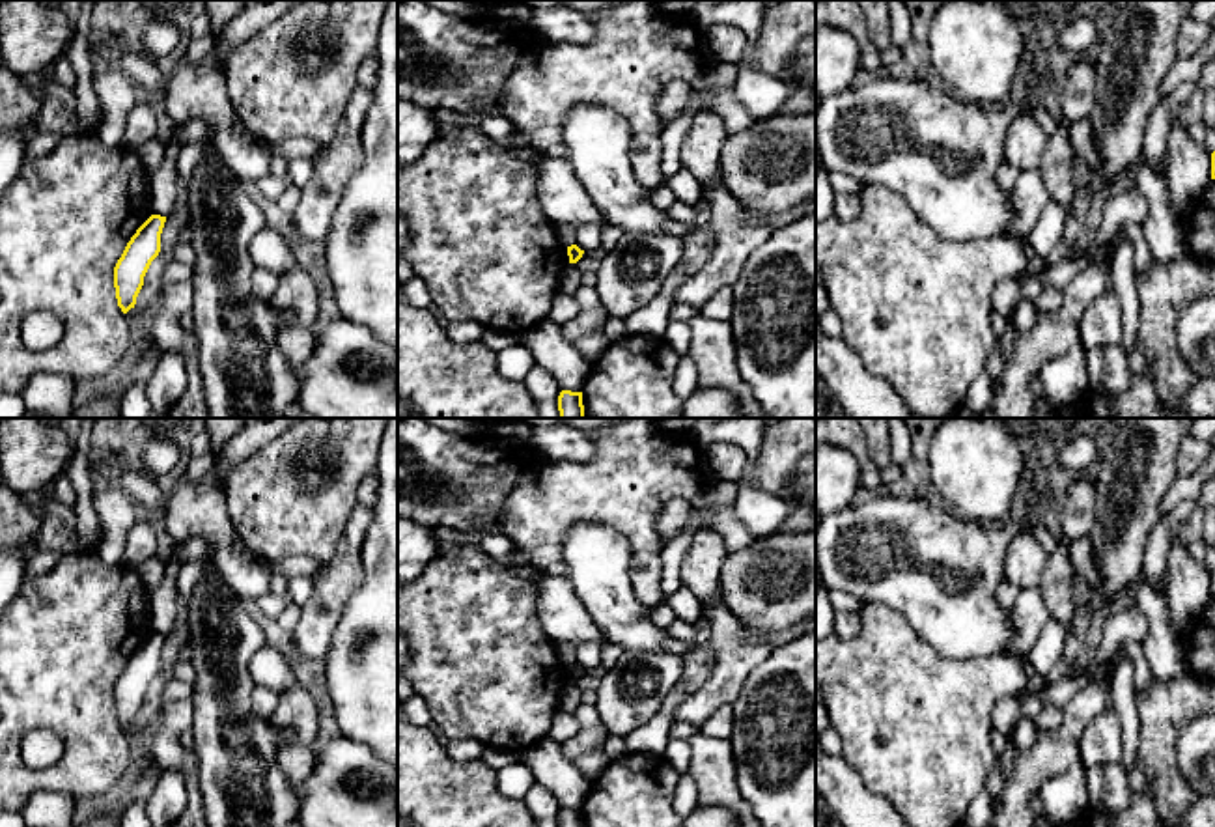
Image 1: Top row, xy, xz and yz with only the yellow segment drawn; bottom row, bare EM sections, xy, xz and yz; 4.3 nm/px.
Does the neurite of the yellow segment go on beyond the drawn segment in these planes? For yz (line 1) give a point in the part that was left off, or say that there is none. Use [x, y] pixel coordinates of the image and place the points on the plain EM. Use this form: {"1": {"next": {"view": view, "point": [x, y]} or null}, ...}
{"1": {"next": null}}

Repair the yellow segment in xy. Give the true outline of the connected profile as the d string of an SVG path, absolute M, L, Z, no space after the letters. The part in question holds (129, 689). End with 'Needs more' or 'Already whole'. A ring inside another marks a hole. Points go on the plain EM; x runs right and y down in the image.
M151 633L131 655L114 685L116 717L123 732L134 726L136 715L144 704L144 694L161 670L164 640L166 635Z. Already whole

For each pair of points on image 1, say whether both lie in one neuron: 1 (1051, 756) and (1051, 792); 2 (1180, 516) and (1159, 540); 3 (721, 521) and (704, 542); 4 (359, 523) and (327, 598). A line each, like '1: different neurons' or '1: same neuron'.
1: different neurons
2: same neuron
3: different neurons
4: same neuron

